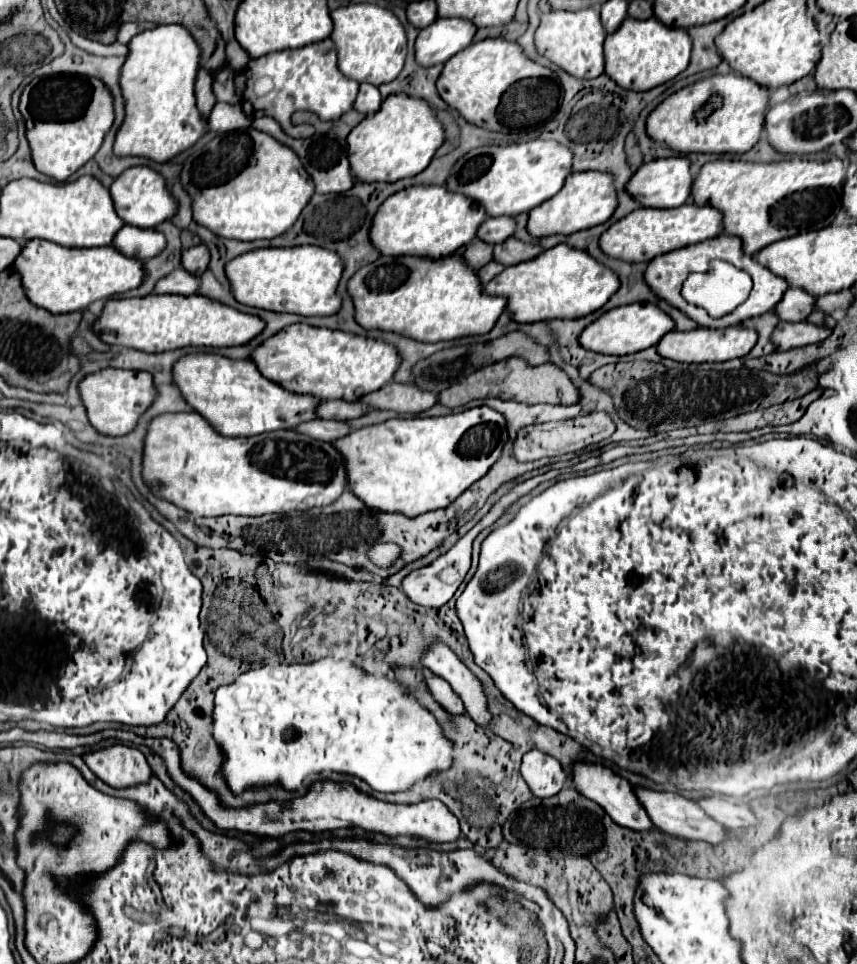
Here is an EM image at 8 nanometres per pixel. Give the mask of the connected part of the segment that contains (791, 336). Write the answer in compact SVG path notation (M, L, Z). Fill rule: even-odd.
M779 322L771 334L771 342L777 346L777 350L791 350L791 348L801 348L809 346L815 342L823 342L831 334L829 328L825 326L815 326L809 322Z

